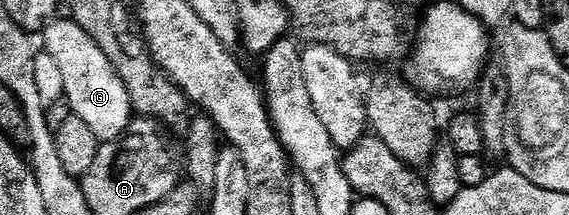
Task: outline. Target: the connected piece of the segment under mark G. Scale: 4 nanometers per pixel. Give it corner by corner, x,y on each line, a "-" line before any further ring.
53,20
44,27
43,49
51,58
58,60
58,68
62,70
62,84
64,85
64,98
71,113
75,117
86,120
90,128
94,128
101,143
115,142
117,138
124,137
128,125
134,121
132,101
124,81
118,76
115,67
90,40
90,36
80,25
71,20

